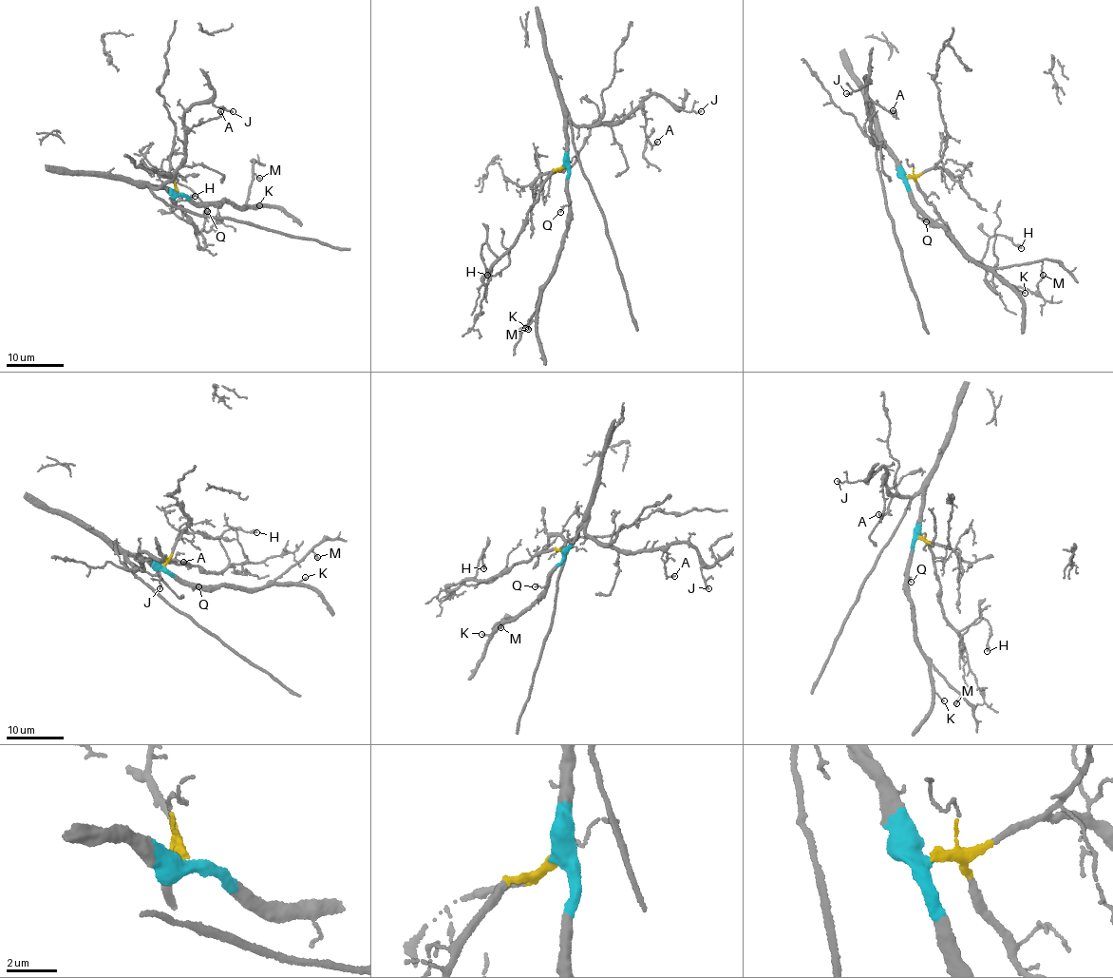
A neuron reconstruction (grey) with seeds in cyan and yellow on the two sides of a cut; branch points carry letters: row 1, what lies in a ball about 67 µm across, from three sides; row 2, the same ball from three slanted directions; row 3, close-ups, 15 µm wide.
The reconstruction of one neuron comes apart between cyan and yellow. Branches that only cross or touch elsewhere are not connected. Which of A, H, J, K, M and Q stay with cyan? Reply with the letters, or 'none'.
A, J, K, M, Q

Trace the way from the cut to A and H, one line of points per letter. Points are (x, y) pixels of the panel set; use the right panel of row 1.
A: (907, 178), (897, 170), (885, 145), (882, 143), (878, 147), (872, 142), (867, 101), (894, 116), (893, 109)
H: (907, 178), (914, 180), (963, 255), (976, 260), (984, 258), (989, 239), (998, 235), (1011, 238), (1021, 247)

